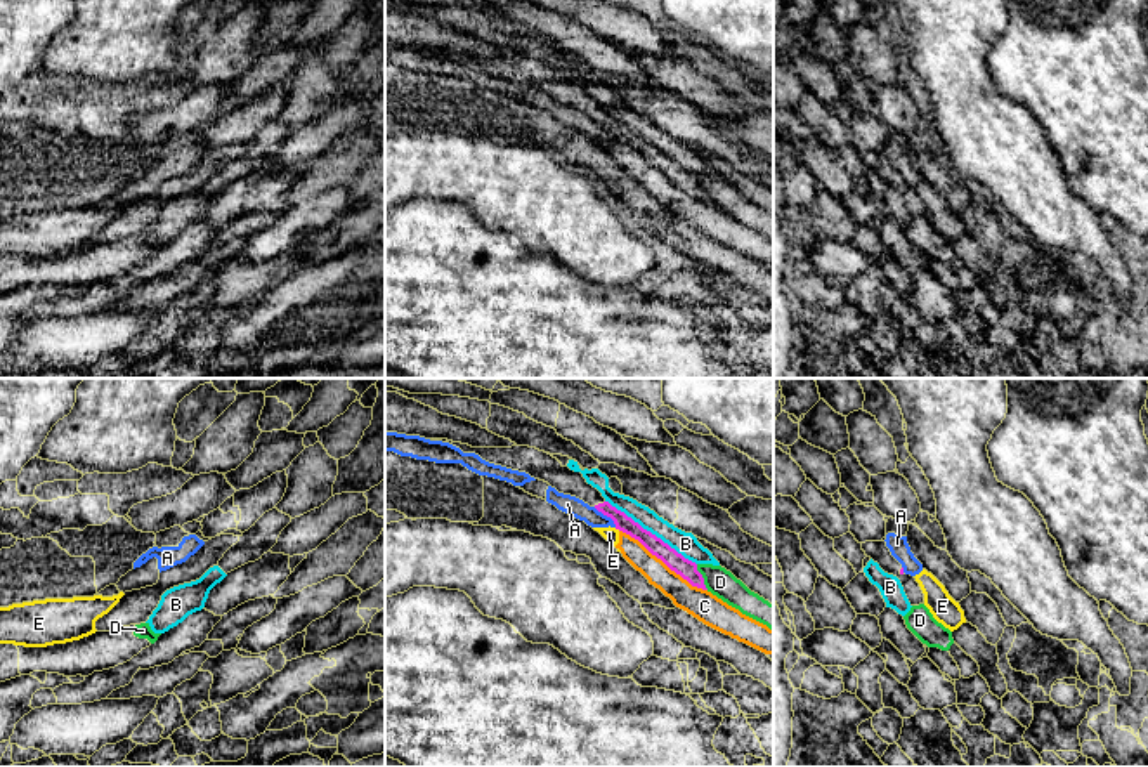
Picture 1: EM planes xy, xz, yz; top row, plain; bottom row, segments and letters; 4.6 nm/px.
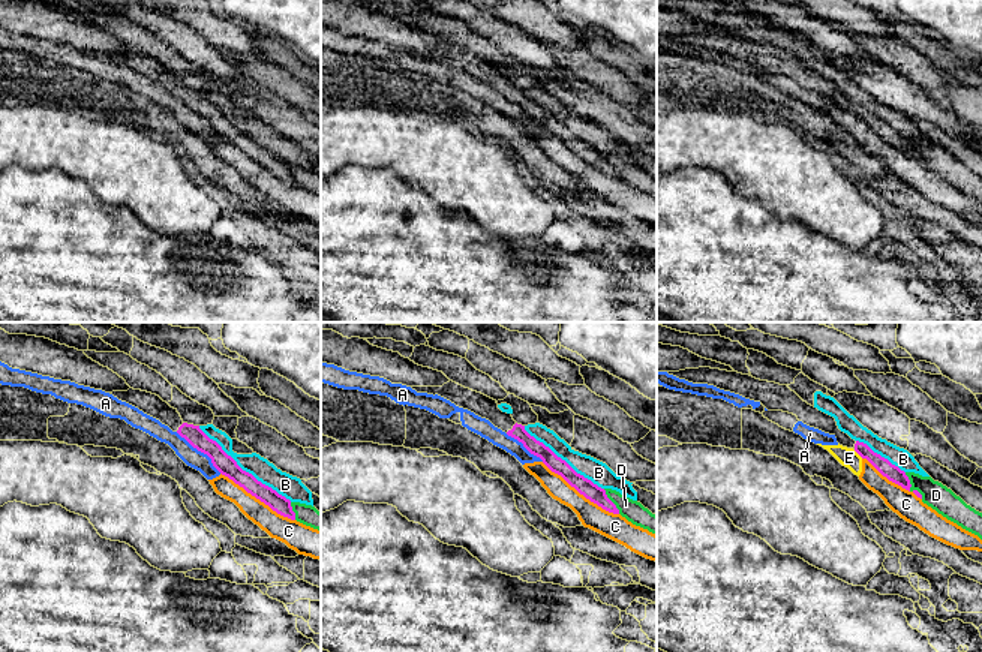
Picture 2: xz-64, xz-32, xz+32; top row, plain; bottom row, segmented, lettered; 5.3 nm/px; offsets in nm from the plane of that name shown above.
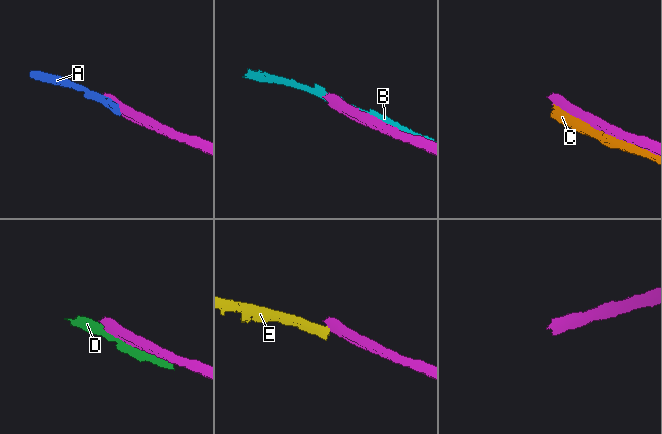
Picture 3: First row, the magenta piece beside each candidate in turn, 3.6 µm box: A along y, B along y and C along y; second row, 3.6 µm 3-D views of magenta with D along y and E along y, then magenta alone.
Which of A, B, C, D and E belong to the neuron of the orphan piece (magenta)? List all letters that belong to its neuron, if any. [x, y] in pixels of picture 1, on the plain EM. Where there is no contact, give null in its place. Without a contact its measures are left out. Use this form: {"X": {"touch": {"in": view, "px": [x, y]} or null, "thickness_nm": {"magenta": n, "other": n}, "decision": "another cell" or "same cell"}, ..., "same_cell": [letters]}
{"A": {"touch": {"in": "xz", "px": [606, 125]}, "thickness_nm": {"magenta": 80, "other": 90}, "decision": "another cell"}, "B": {"touch": {"in": "xz", "px": [649, 143]}, "thickness_nm": {"magenta": 90, "other": 110}, "decision": "another cell"}, "C": {"touch": {"in": "xz", "px": [663, 172]}, "thickness_nm": {"magenta": 90, "other": 130}, "decision": "another cell"}, "D": {"touch": {"in": "xz", "px": [701, 188]}, "thickness_nm": {"magenta": 90, "other": 130}, "decision": "another cell"}, "E": {"touch": {"in": "xz", "px": [618, 139]}, "thickness_nm": {"magenta": 80, "other": 70}, "decision": "another cell"}, "same_cell": []}

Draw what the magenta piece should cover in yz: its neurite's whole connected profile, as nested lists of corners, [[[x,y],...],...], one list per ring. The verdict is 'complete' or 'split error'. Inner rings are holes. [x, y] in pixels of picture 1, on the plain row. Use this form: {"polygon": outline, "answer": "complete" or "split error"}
{"polygon": [[[865,153],[862,161],[867,168],[879,175],[879,179],[900,191],[910,217],[924,215],[924,205],[914,187],[905,186],[902,175],[891,167],[886,153]]], "answer": "split error"}

